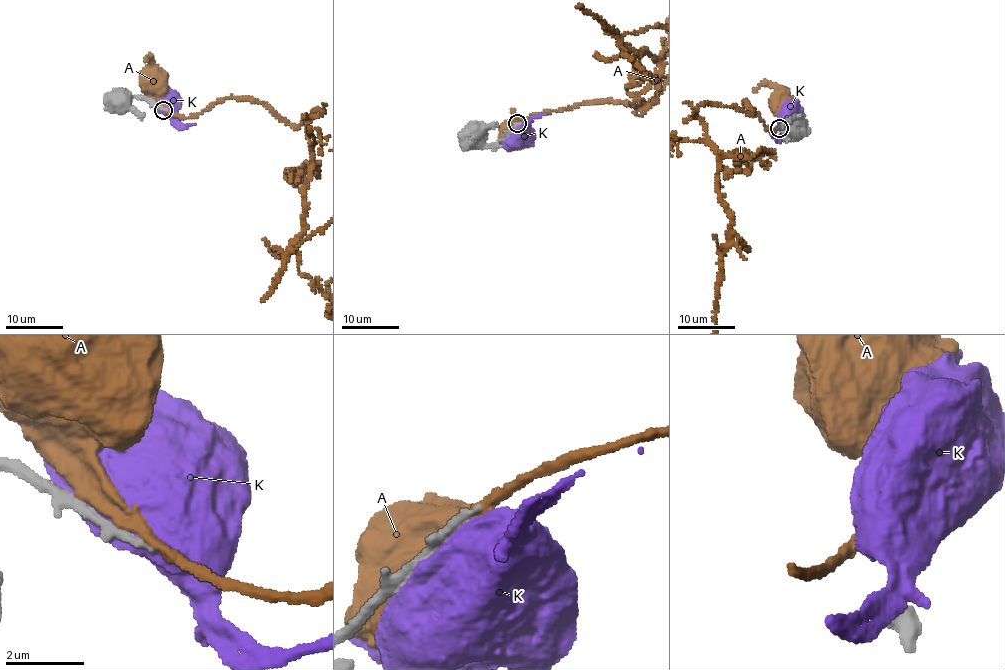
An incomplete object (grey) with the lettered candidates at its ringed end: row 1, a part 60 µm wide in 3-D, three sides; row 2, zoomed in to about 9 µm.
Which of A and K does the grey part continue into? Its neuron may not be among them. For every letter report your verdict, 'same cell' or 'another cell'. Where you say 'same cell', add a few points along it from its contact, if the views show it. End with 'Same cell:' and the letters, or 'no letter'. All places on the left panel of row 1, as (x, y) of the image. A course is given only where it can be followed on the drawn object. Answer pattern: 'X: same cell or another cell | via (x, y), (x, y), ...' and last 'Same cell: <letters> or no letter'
A: another cell
K: another cell
Same cell: no letter

